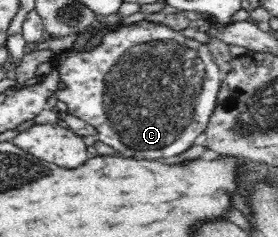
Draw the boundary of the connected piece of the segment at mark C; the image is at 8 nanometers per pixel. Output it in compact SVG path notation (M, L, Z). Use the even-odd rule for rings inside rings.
M145 19L132 24L117 22L110 28L101 27L96 24L94 28L88 31L77 33L72 46L60 53L55 53L50 59L50 63L52 67L56 69L59 75L59 81L63 83L61 88L55 90L55 99L57 99L57 101L63 101L63 103L67 105L68 113L93 126L97 130L99 141L111 146L115 151L123 153L125 157L143 157L143 159L178 157L201 140L205 127L209 125L209 119L211 119L211 115L213 115L212 111L215 107L217 92L219 91L219 86L223 78L223 74L219 72L217 63L213 61L213 55L209 52L207 44L185 38L181 34L181 31L175 31L164 22L155 23ZM97 33L100 35L99 44L91 48L89 41L91 41Z

